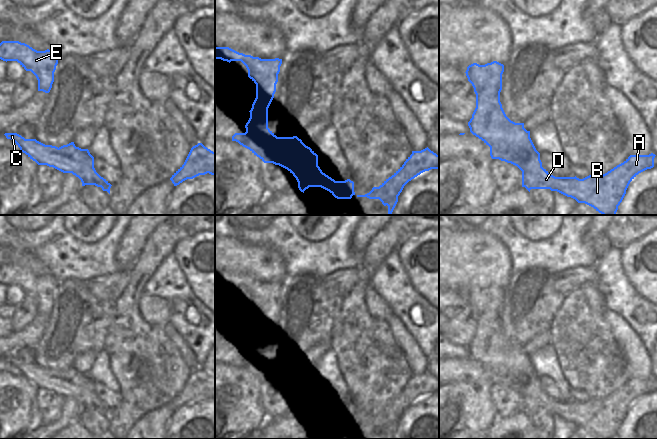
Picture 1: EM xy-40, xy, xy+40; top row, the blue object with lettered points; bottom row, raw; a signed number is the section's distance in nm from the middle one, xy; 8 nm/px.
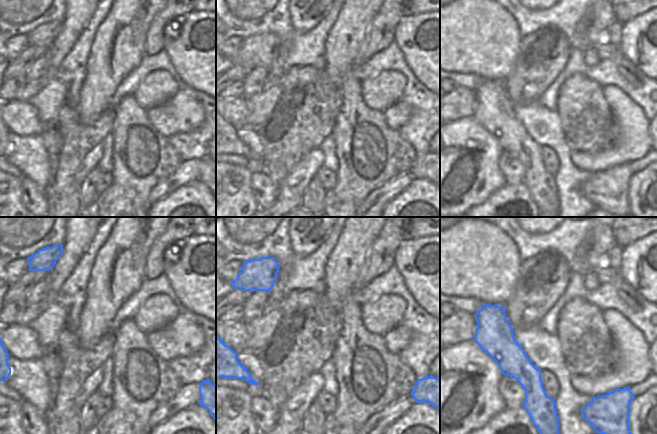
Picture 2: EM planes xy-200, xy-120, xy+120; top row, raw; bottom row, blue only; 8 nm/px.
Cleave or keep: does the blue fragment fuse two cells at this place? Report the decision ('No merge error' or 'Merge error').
Merge error.

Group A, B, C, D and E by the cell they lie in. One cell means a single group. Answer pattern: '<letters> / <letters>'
A B C D / E

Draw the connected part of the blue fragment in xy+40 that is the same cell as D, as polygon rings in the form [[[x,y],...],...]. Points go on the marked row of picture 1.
[[[655,154],[630,155],[623,163],[603,175],[589,175],[583,179],[555,177],[540,168],[542,182],[578,203],[593,207],[602,215],[616,215],[630,182],[641,172],[654,167]]]

